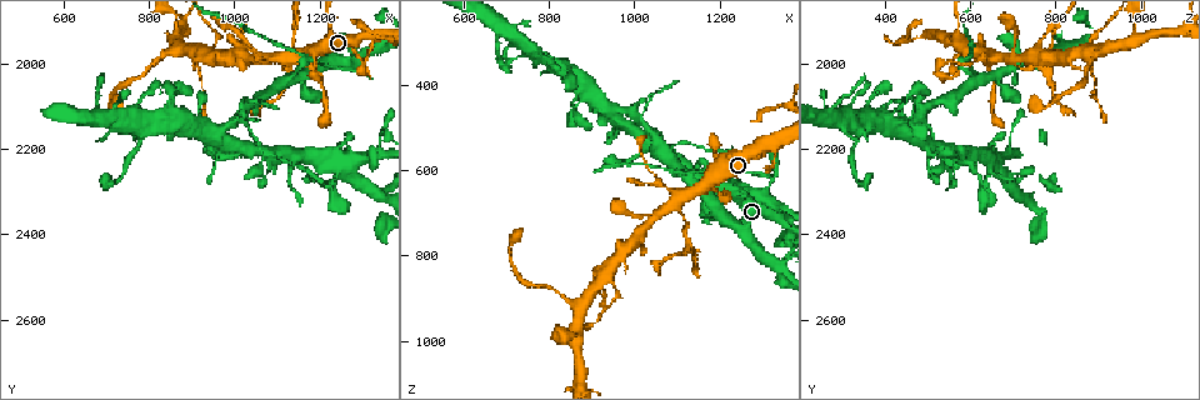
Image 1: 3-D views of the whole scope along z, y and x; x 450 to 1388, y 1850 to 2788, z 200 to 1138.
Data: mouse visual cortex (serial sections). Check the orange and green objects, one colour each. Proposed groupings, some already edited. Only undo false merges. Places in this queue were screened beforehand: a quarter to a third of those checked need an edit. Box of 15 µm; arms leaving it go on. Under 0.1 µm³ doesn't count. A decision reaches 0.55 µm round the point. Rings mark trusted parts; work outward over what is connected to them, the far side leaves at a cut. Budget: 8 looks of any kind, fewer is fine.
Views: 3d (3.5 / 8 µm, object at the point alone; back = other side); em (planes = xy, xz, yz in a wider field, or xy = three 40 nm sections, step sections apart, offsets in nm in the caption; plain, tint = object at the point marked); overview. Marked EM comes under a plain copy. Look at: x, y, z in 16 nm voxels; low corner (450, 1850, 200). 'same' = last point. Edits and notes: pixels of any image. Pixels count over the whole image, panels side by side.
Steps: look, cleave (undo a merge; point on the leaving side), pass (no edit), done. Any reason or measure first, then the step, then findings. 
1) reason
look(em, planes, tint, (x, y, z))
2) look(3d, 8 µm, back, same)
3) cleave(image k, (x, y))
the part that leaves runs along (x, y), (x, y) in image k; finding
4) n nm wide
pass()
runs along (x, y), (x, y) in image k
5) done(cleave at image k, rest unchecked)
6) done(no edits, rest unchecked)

calibre changes
look(3d, 3.5 µm, back, (1265, 2000, 760))

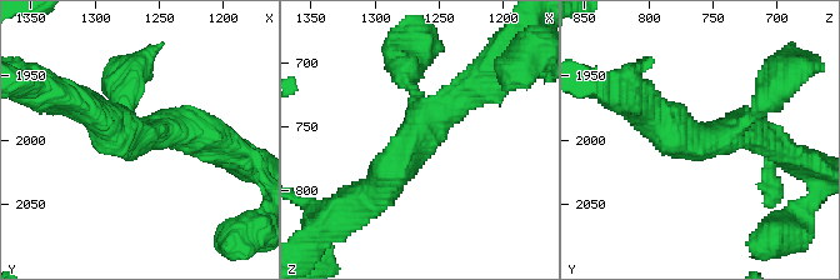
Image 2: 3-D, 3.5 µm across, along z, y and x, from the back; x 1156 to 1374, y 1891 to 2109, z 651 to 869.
look(em, xy, step 2, tint, (1266, 2000, 756))

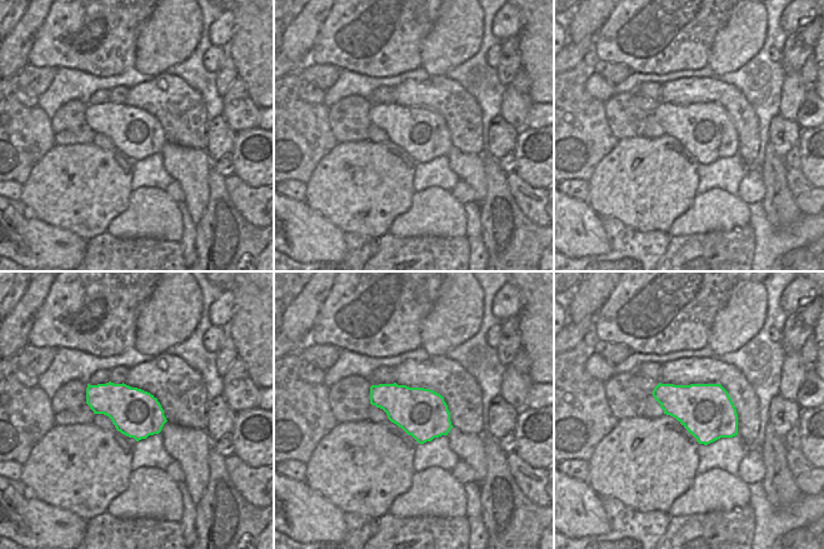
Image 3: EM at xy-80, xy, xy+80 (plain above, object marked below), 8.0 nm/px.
pass()
runs along (405, 74), (420, 135), (370, 193) in image 2; continuous, no second cell

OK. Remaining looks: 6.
a narrow waist
look(3d, 3.5 µm, back, (1115, 2010, 710))

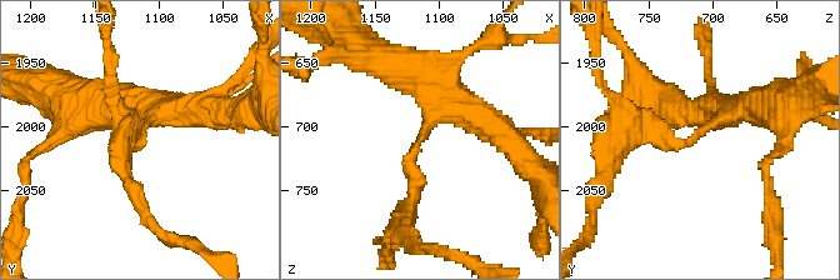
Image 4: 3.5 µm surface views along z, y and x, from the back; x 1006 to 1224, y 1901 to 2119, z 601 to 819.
arms of 200, 350 nm; shape alone is not enough
look(em, xy, step 1, tint, (1116, 2006, 716))

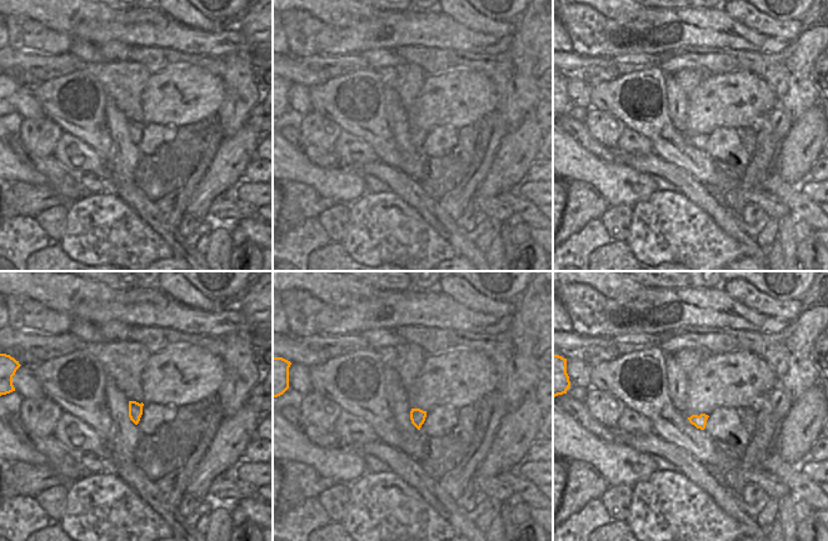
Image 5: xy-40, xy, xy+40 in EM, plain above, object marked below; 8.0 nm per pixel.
120 nm wide
cleave(image 4, (645, 139))
the part that leaves runs along (685, 144), (624, 129), (601, 175) in image 4; a second cell is stuck on

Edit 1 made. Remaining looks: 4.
a narrow waist
look(3d, 3.5 µm, (945, 1970, 855))

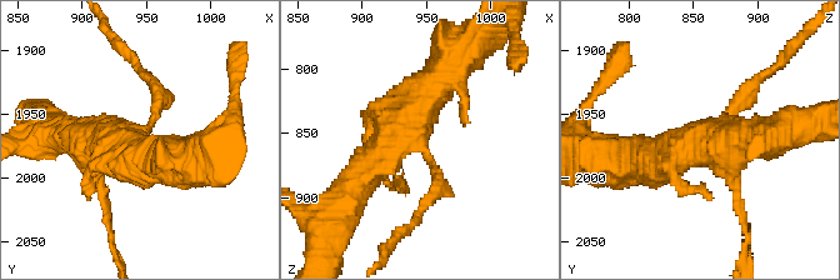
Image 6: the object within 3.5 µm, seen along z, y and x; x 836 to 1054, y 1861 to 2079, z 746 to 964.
pass()
runs along (444, 70), (349, 195) in image 6; continuous, no second cell

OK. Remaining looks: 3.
done(cleave at image 4, rest unchecked)

